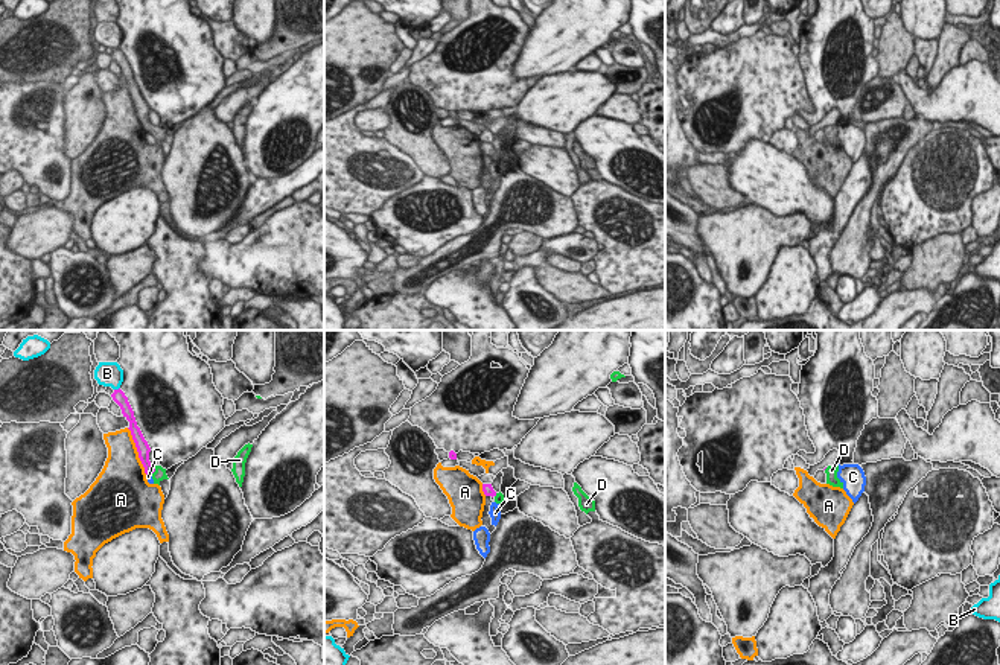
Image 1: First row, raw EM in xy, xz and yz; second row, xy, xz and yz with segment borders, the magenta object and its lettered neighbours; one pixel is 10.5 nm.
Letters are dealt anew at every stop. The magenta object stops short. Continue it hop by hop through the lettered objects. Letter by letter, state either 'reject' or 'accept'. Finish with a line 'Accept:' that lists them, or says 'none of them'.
A: reject
B: reject
C: reject
D: accept
Accept: D

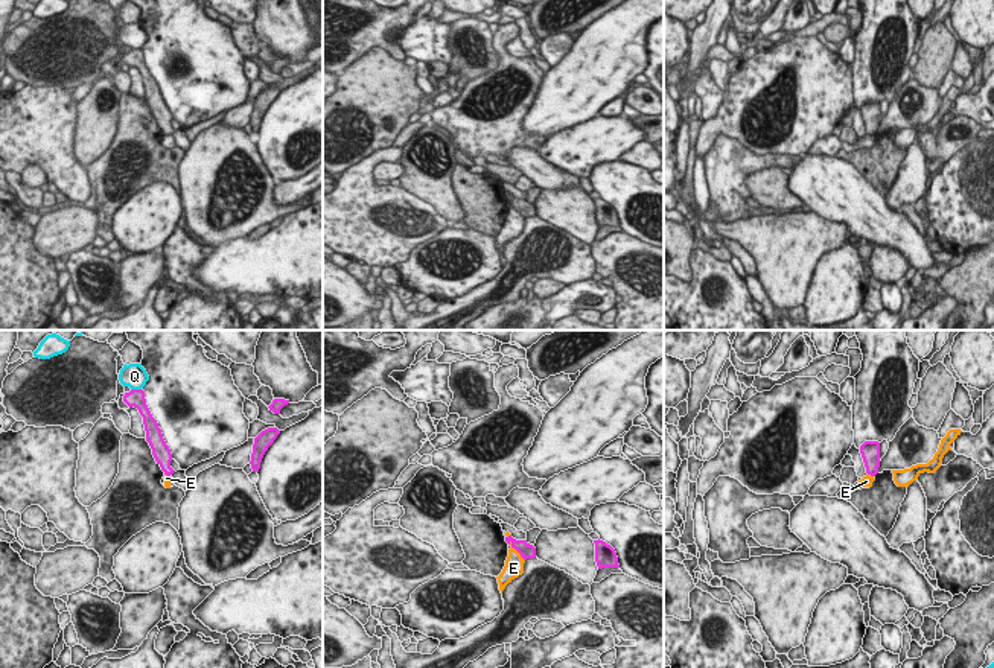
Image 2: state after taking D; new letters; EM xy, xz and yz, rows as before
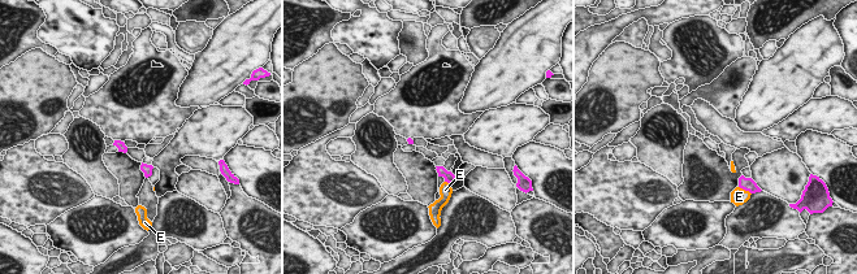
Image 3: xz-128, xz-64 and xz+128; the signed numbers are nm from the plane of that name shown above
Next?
E: reject
Q: reject
Accept: none of them

